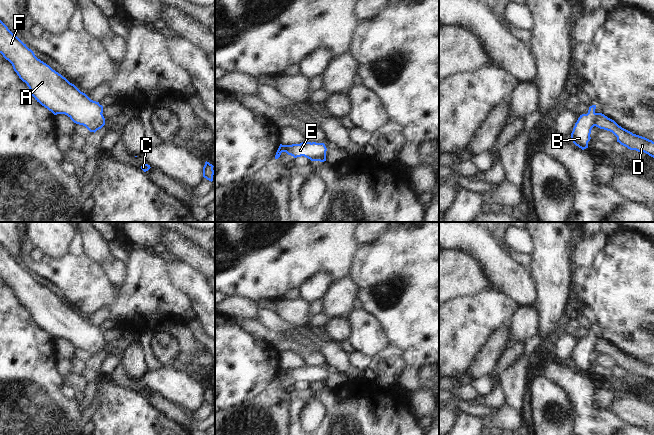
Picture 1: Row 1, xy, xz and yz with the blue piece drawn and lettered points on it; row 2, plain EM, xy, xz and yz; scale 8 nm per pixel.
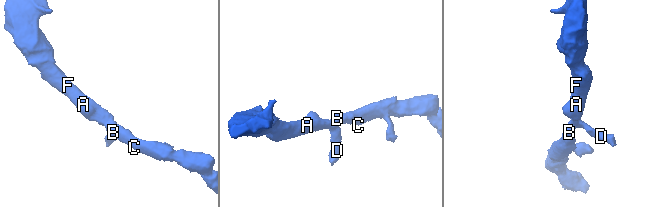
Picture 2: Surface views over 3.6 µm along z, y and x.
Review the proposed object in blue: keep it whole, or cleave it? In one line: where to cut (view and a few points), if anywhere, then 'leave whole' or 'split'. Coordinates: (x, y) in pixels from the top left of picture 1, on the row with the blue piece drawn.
no cut | leave whole

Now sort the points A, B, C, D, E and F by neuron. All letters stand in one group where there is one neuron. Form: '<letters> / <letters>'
A B C D E F

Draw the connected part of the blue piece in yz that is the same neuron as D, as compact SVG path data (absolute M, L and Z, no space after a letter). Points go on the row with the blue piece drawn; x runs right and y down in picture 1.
M596 105L590 106L588 113L580 115L575 123L571 133L571 140L576 146L582 150L588 148L591 130L596 126L612 132L617 137L617 142L628 149L644 152L654 158L654 142L652 140L633 134L604 114L596 113L595 109Z

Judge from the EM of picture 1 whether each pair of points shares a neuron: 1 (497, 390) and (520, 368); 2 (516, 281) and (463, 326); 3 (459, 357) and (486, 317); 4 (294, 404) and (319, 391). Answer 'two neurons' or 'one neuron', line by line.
1: two neurons
2: two neurons
3: one neuron
4: one neuron

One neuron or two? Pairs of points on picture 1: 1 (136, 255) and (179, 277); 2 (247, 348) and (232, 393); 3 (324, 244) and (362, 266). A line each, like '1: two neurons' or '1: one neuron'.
1: two neurons
2: one neuron
3: two neurons

